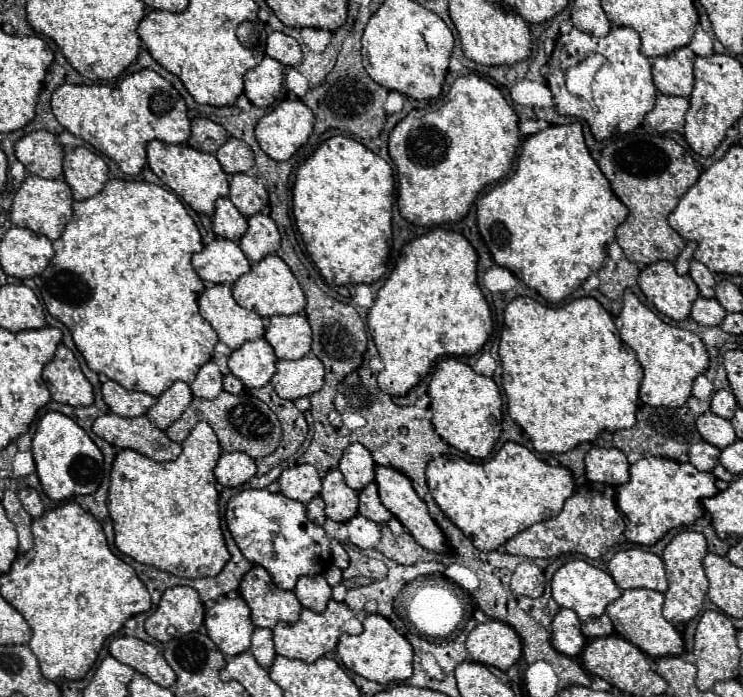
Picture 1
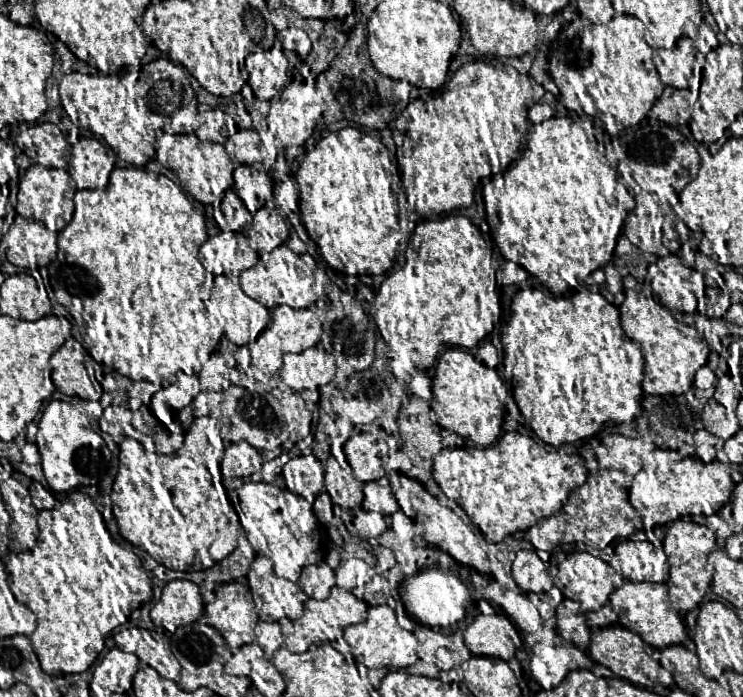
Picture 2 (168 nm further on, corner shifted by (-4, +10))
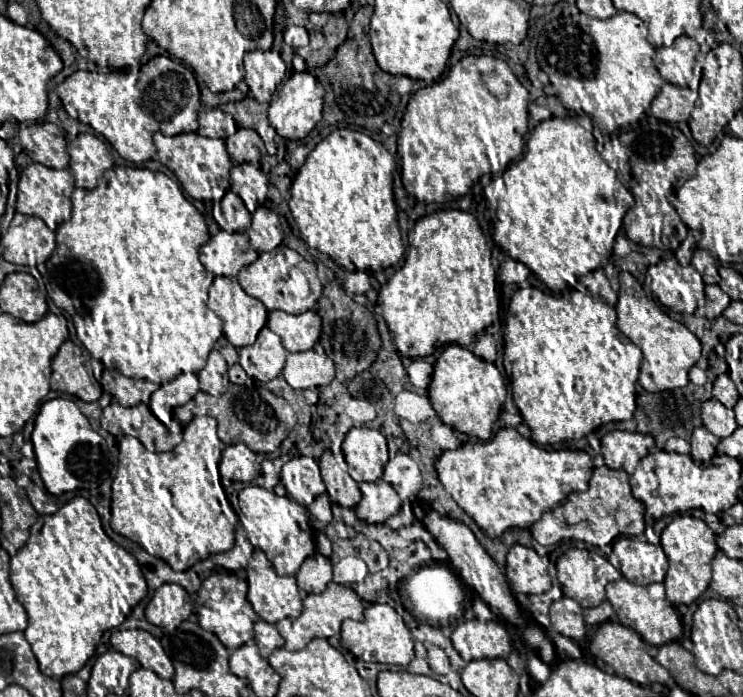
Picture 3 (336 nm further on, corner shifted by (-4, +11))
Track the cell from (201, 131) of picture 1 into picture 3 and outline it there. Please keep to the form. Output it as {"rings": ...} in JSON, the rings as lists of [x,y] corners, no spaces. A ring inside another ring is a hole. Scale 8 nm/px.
{"rings":[[[201,108],[197,134],[207,138],[227,138],[235,134],[235,130],[237,130],[237,124],[231,114],[219,108]]]}

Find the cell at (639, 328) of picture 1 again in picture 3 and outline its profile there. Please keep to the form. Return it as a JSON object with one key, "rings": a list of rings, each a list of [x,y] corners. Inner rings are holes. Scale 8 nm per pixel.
{"rings":[[[621,282],[619,302],[615,304],[617,322],[615,326],[629,336],[633,344],[637,344],[643,352],[643,364],[639,374],[639,384],[647,392],[663,392],[673,388],[683,388],[689,378],[687,372],[697,364],[701,356],[701,342],[693,332],[689,332],[681,322],[669,318],[655,300],[649,300],[639,284],[625,286]]]}

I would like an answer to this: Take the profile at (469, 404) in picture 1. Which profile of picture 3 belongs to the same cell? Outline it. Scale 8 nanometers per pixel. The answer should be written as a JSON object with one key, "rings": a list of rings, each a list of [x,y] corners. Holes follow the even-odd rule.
{"rings":[[[449,344],[441,352],[433,368],[435,370],[433,370],[431,384],[427,388],[427,396],[437,416],[453,430],[459,430],[479,440],[489,440],[501,404],[505,402],[508,393],[507,384],[501,372],[495,368],[495,364],[483,362],[465,346]]]}

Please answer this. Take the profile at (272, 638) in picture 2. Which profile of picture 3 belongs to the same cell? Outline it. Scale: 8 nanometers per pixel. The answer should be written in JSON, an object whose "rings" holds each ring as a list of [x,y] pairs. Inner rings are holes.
{"rings":[[[259,620],[259,622],[255,624],[255,644],[257,644],[259,650],[261,650],[261,656],[263,656],[263,658],[269,658],[269,654],[271,654],[273,650],[277,650],[277,648],[283,646],[283,638],[281,638],[281,634],[277,632],[275,624],[269,624],[269,622],[265,622],[265,620]]]}

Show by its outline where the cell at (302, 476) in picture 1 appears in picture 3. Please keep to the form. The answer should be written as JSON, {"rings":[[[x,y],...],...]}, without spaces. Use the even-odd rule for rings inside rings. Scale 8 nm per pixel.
{"rings":[[[309,456],[291,458],[281,470],[281,482],[289,492],[287,496],[301,506],[309,506],[315,496],[321,496],[325,492],[317,460]]]}

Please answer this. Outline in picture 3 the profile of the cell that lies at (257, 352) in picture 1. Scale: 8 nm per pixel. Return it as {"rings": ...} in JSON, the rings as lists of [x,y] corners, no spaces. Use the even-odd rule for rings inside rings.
{"rings":[[[265,326],[253,346],[245,346],[239,350],[239,364],[243,366],[247,376],[269,382],[281,374],[285,356],[287,350],[283,348],[281,338]]]}

